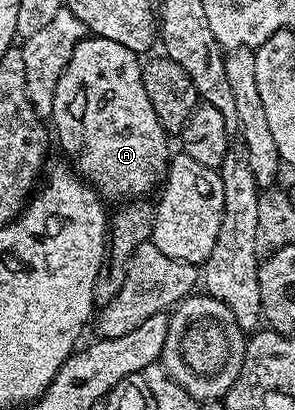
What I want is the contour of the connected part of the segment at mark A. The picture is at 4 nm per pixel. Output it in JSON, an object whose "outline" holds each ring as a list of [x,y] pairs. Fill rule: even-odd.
{"outline":[[[89,35],[82,42],[78,42],[78,46],[74,46],[70,62],[66,70],[62,70],[58,86],[54,90],[50,124],[53,124],[51,127],[54,129],[55,143],[57,140],[61,150],[68,155],[69,162],[73,164],[69,165],[76,175],[91,184],[105,201],[129,202],[147,197],[147,192],[152,187],[155,189],[168,175],[170,136],[164,131],[163,124],[147,97],[141,65],[141,57],[126,50],[126,46],[110,42],[110,38]]]}

